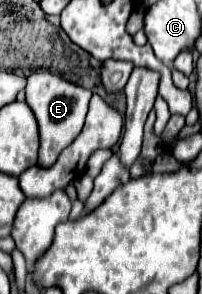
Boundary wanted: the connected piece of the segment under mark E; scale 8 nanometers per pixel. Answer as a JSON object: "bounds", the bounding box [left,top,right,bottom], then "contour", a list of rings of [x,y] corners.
{"bounds":[24,70,92,168],"contour":[[[48,70],[32,72],[26,78],[24,92],[26,92],[26,104],[32,108],[34,118],[38,122],[38,132],[40,132],[38,166],[50,168],[56,162],[58,154],[80,134],[92,92],[82,86],[76,86],[56,74],[50,74]]]}

